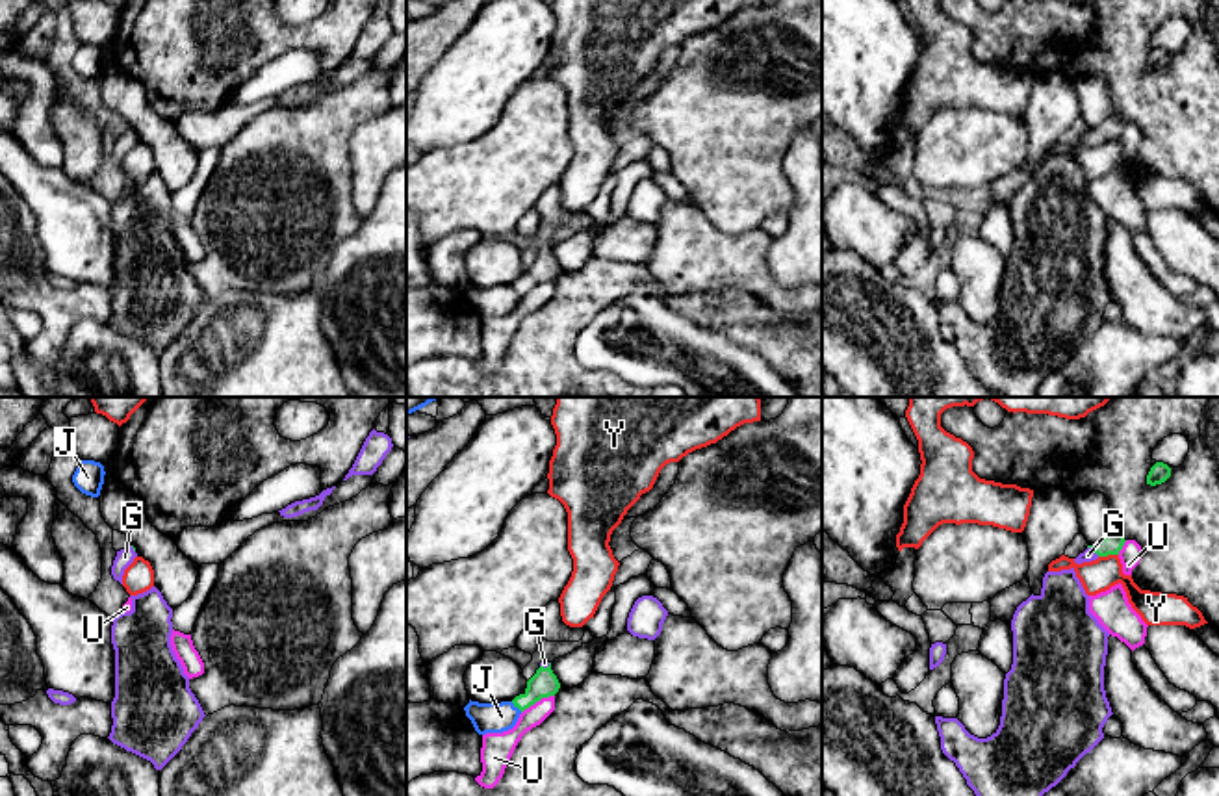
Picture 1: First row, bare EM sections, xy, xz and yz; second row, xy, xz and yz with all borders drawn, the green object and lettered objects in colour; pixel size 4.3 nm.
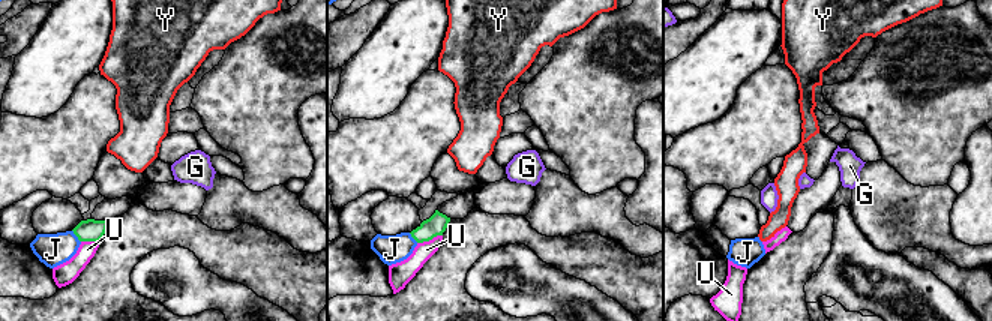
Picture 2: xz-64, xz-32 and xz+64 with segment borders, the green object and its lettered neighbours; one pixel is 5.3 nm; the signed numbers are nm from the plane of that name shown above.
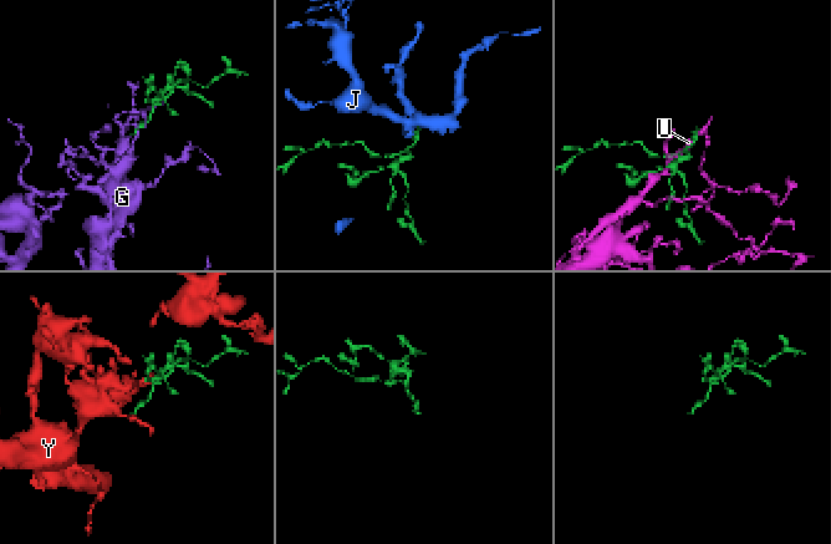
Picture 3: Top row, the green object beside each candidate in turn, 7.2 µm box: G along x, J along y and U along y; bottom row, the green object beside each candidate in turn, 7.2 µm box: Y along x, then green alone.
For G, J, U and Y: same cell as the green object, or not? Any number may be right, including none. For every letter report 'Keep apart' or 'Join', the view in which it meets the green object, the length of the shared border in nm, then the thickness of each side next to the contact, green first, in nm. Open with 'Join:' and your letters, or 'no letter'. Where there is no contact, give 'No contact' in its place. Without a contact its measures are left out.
Join: G
G: Join. Touches green in yz. Shared border 70 nm. Thickness 90 nm (green) against 60 nm
J: Keep apart. Touches green in xz. Shared border 70 nm. Thickness 120 nm (green) against 130 nm
U: Keep apart. Touches green in xz. Shared border 170 nm. Thickness 120 nm (green) against 110 nm
Y: Keep apart. Touches green in yz. Shared border 90 nm. Thickness 90 nm (green) against 140 nm

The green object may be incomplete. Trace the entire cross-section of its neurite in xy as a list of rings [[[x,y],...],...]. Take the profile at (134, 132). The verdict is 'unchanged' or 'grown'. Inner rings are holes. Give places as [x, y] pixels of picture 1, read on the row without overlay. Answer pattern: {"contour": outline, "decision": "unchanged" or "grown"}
{"contour": [[[132,130],[117,135],[117,141],[111,150],[111,160],[115,165],[119,165],[122,169],[124,154],[134,147],[135,141],[137,141],[137,137],[135,137],[135,132],[132,132]]], "decision": "grown"}

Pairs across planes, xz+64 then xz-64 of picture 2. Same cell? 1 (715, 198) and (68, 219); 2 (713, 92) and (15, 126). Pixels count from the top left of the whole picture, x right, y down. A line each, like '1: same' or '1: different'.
1: different
2: different

